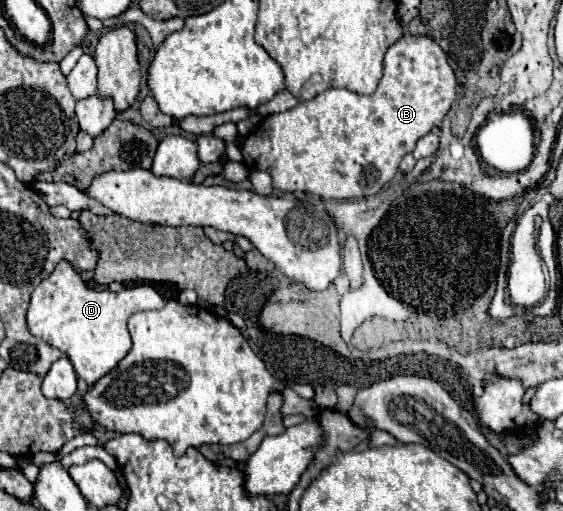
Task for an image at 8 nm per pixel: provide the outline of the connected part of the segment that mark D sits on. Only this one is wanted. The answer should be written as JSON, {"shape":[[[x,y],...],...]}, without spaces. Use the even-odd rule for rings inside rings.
{"shape":[[[60,260],[56,270],[32,292],[26,320],[28,330],[36,338],[64,352],[70,358],[74,372],[84,378],[86,384],[94,384],[132,348],[126,320],[134,312],[156,310],[162,306],[164,298],[148,283],[126,288],[120,294],[114,294],[112,290],[96,290],[82,280],[82,274],[76,272],[68,260]]]}

